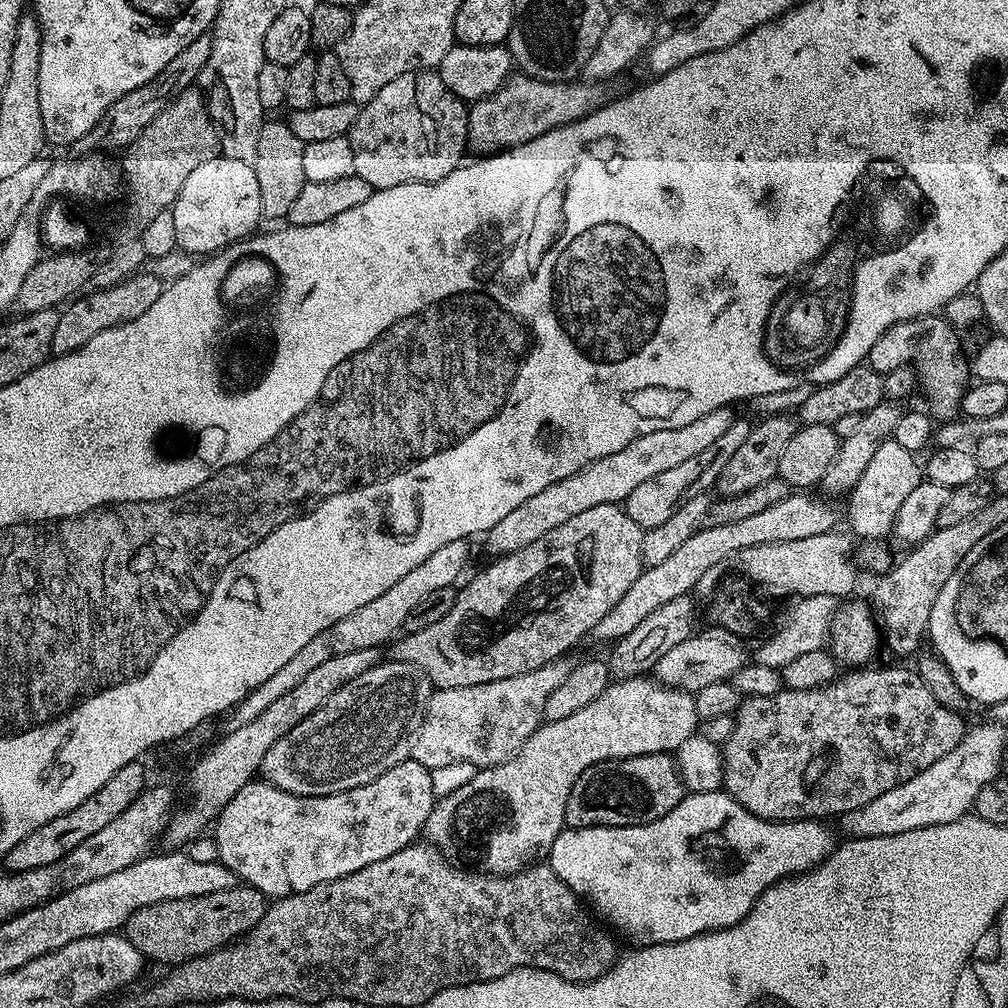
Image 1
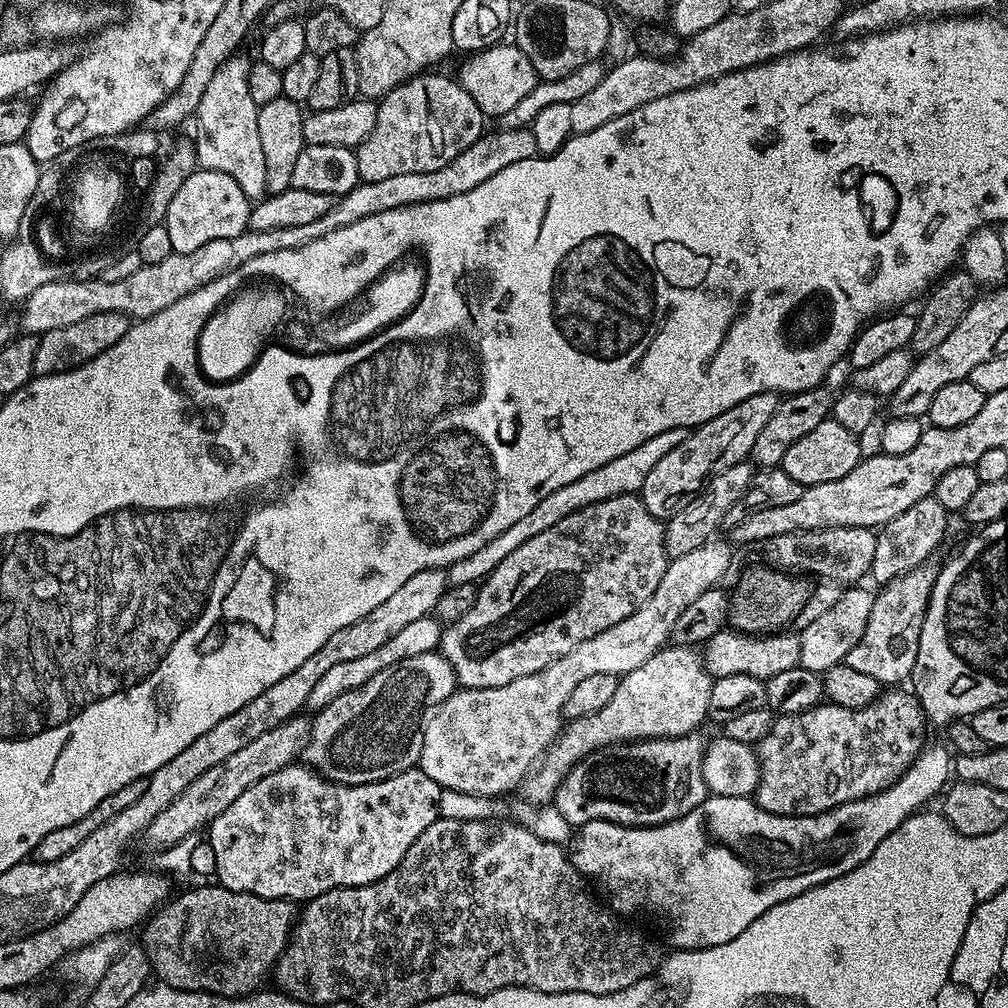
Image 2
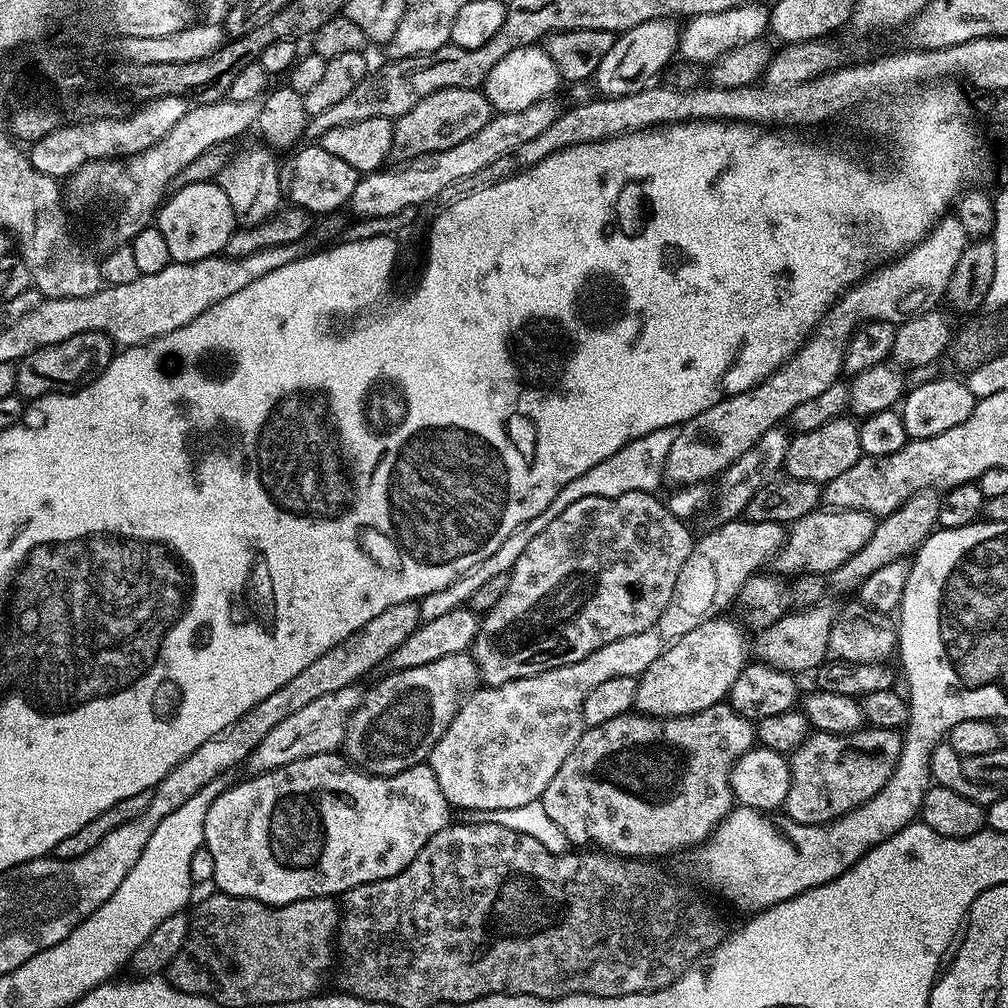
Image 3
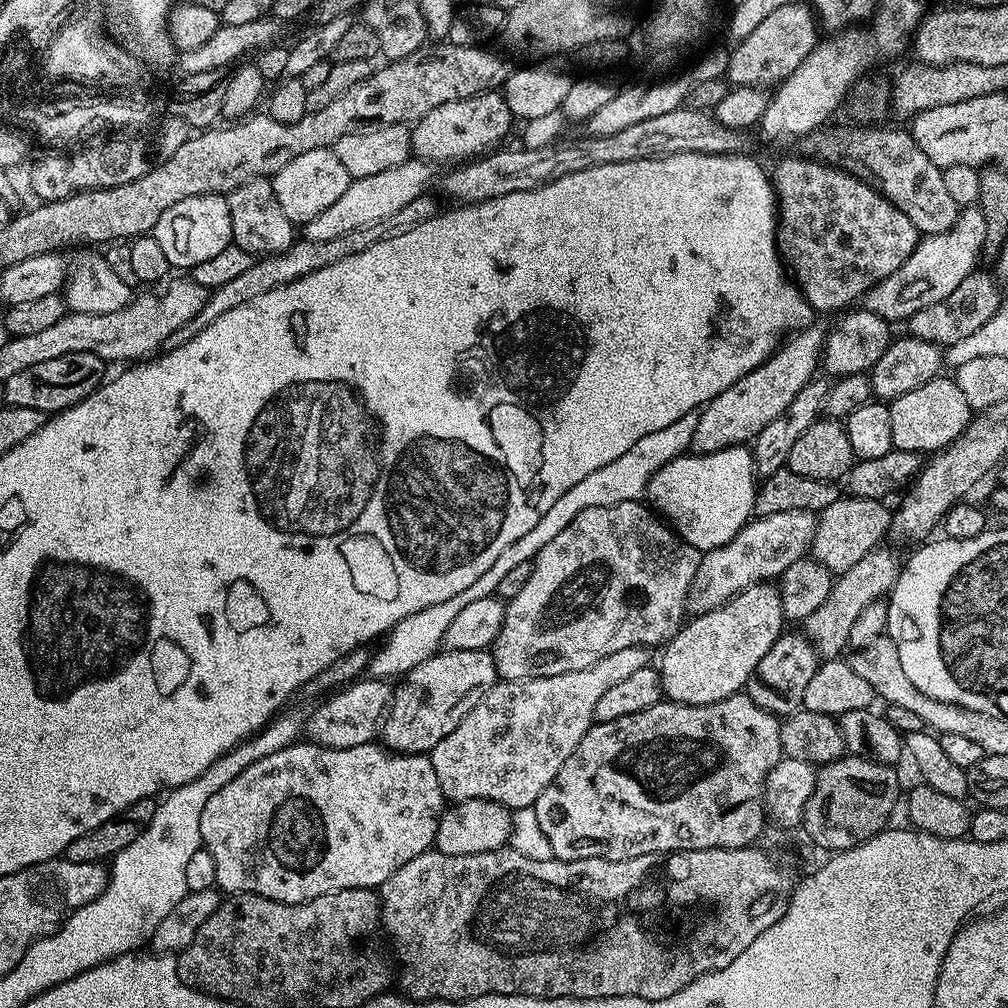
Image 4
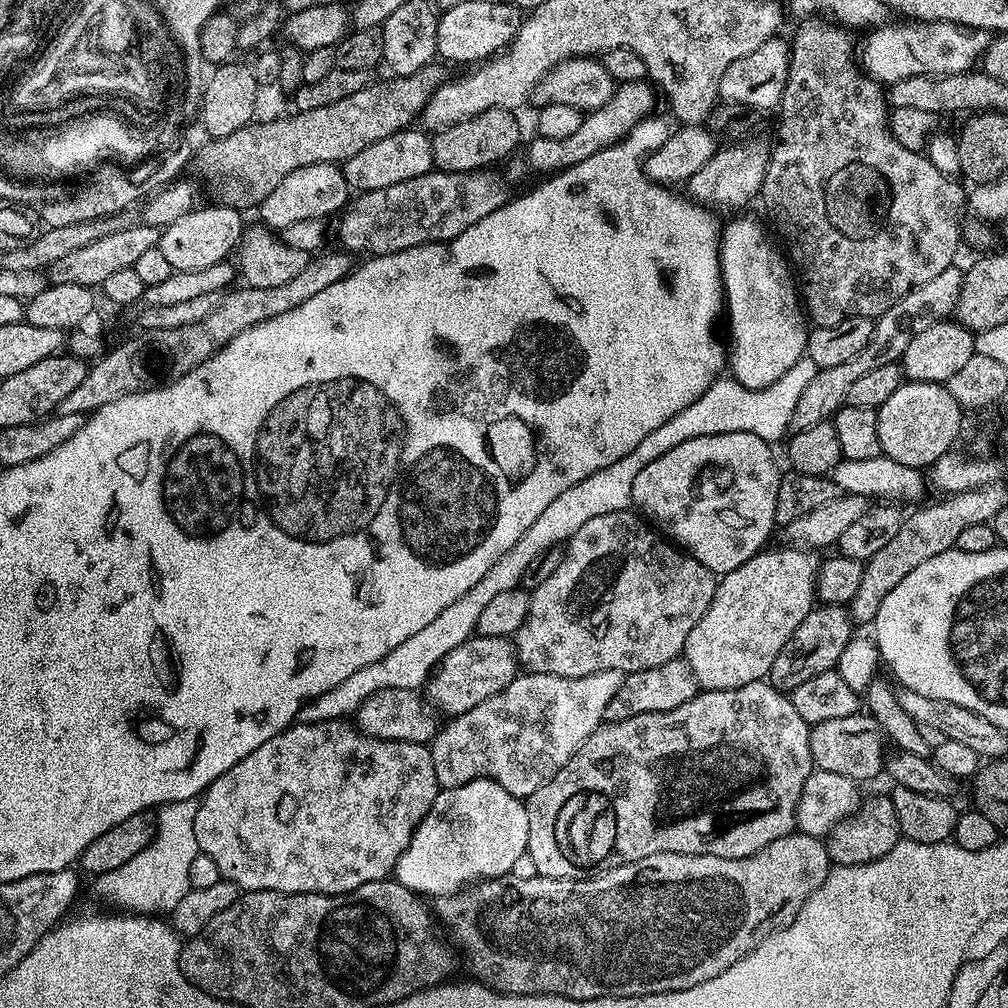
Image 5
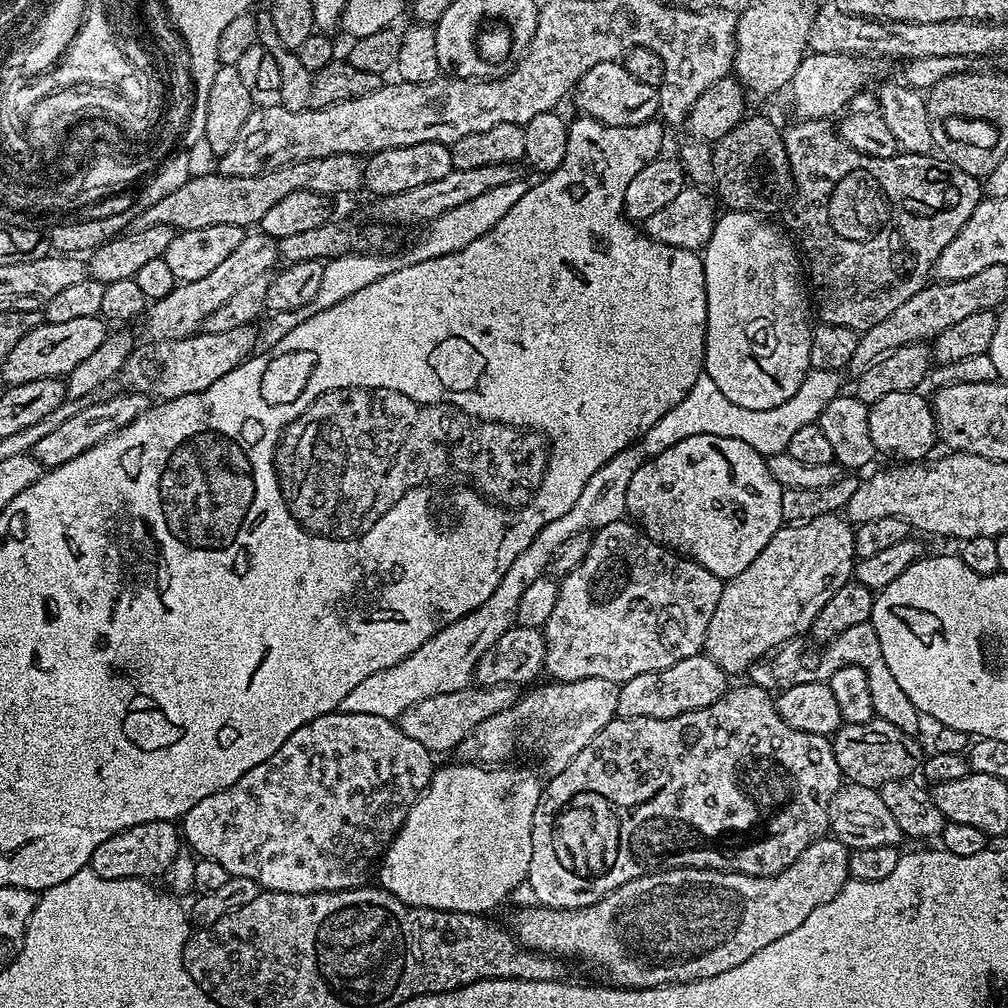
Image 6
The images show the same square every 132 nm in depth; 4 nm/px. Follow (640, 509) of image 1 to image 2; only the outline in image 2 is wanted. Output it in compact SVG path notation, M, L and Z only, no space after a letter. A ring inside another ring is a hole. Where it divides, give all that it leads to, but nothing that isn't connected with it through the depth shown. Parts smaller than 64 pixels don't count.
M775 392L754 394L754 398L746 398L746 402L730 406L730 410L722 410L718 418L710 418L710 422L691 429L684 441L674 446L670 454L664 455L656 463L654 470L650 470L646 482L642 482L638 495L646 510L650 510L654 518L666 522L674 514L678 514L678 510L685 508L699 492L709 487L713 478L722 474L722 470L745 463L752 455L754 441L762 431L762 426L770 422L770 417L780 402L781 397Z

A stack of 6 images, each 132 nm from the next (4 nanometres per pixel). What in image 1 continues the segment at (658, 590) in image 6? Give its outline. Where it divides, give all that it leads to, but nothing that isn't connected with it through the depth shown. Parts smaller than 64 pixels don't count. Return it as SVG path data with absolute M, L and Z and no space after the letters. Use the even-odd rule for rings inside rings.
M621 505L593 506L590 510L585 510L583 514L578 514L574 518L562 522L562 526L550 530L550 534L542 534L542 538L530 542L530 546L522 546L522 550L514 550L514 554L497 556L488 562L492 564L486 565L464 589L461 587L457 591L454 606L438 622L431 623L426 630L401 635L391 645L391 648L393 647L390 652L391 659L418 666L426 673L436 688L457 688L458 686L478 686L482 682L498 682L502 678L514 678L518 674L530 674L530 670L538 670L549 664L551 660L567 657L568 651L583 636L587 637L591 634L594 626L598 626L598 622L602 622L602 618L606 618L606 614L610 614L610 610L614 610L614 606L618 606L622 594L626 594L626 590L630 590L630 586L634 586L634 580L644 571L646 567L642 550L644 533L645 529L640 528L638 522L634 522L634 518L630 518L630 514L625 512Z

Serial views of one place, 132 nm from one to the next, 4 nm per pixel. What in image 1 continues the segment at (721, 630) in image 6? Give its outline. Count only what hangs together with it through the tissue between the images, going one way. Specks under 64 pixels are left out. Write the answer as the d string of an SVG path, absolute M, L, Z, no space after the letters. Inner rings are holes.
M647 675L635 676L629 680L616 680L609 683L607 690L602 694L598 694L598 698L594 698L594 702L590 702L590 706L582 706L582 710L578 710L575 714L570 714L558 722L541 723L540 727L534 730L534 734L530 734L530 738L526 738L526 742L522 747L506 762L496 764L492 768L477 770L470 782L466 782L464 786L454 790L452 794L446 794L445 797L437 799L435 806L430 810L430 818L426 818L424 823L423 839L437 848L443 856L447 856L449 861L459 862L464 866L475 866L479 871L488 873L489 876L511 876L513 872L520 872L523 868L547 857L548 852L554 846L554 838L558 838L558 834L563 832L566 827L564 815L566 814L566 802L570 798L570 790L574 786L576 779L586 770L590 770L590 766L594 766L598 762L621 760L622 758L641 756L642 754L658 754L659 752L672 754L682 746L682 742L686 742L686 738L697 735L697 732L698 717L696 714L696 698L693 693L683 692L677 688L667 688L659 680L649 678Z

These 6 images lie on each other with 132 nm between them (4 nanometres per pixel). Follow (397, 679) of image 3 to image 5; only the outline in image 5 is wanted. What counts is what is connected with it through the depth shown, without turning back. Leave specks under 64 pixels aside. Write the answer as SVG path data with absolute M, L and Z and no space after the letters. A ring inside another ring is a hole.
M473 635L471 640L462 642L436 667L435 673L426 685L426 699L437 713L445 717L461 716L466 710L474 710L478 702L486 702L486 698L494 698L498 690L510 686L510 682L518 675L516 646L506 636Z

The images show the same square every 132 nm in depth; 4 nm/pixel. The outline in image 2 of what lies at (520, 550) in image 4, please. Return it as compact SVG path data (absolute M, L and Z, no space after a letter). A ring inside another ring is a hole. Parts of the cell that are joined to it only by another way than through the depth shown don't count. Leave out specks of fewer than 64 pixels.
M683 428L660 430L658 434L654 434L654 438L644 438L642 446L634 446L634 450L622 454L622 458L614 458L614 462L606 462L606 466L598 466L598 470L590 470L590 474L582 474L582 478L578 478L578 482L570 482L570 486L562 486L562 490L554 490L554 494L546 494L546 498L542 498L542 502L538 502L538 506L534 506L534 510L530 510L530 514L524 515L518 522L513 522L507 530L502 530L502 534L496 535L491 542L486 542L486 546L474 550L474 554L451 564L446 569L449 585L476 584L483 581L484 577L490 575L494 570L494 566L498 566L498 562L503 562L510 554L514 554L514 550L518 550L518 546L522 546L522 542L530 542L530 538L534 538L534 534L542 534L542 530L550 530L554 526L554 522L562 522L562 518L566 518L566 514L574 514L578 510L582 510L594 502L602 502L606 498L618 498L639 493L642 482L646 482L646 477L650 475L650 470L654 470L656 463L664 455L670 454L670 450L674 450L674 446L682 443L685 435L686 432Z

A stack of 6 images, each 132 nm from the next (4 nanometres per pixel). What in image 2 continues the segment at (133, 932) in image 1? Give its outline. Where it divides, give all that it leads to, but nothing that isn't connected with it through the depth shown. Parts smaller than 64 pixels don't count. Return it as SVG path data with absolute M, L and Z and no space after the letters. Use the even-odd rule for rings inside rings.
M216 882L205 884L208 884L205 888L192 888L189 892L182 893L177 900L175 898L171 899L143 925L144 940L142 940L142 946L147 949L148 956L151 958L155 979L161 984L177 988L178 990L186 990L187 992L209 992L215 996L226 996L229 998L234 996L250 996L263 985L260 983L263 982L264 975L267 972L269 975L275 969L276 963L280 960L280 955L287 948L288 942L292 938L292 930L298 915L297 905L291 900L267 900L249 892L235 892L229 888L221 888L219 883Z

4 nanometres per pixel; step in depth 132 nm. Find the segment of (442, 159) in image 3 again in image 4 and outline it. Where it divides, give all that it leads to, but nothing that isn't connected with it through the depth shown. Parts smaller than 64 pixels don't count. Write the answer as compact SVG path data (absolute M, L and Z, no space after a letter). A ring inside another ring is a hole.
M410 158L402 166L392 166L390 170L370 174L370 178L349 179L346 191L328 209L322 210L318 218L310 218L310 222L303 224L303 239L310 242L333 241L339 235L364 230L368 226L374 226L375 223L393 217L402 207L425 195L427 188L424 187L431 182L432 172L433 165L427 160Z

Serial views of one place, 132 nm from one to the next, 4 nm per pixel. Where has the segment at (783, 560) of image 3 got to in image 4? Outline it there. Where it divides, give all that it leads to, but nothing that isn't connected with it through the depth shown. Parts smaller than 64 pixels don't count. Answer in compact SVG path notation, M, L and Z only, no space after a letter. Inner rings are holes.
M851 494L841 495L839 500L830 502L816 518L816 529L810 549L811 559L817 560L826 570L839 574L850 570L850 566L862 562L866 554L881 547L889 535L893 509L884 505L883 499L871 500Z

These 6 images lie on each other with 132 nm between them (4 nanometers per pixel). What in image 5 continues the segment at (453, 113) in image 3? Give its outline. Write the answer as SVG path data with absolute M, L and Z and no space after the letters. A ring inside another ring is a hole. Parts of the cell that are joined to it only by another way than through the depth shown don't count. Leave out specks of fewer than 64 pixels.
M495 108L466 118L466 122L439 129L432 136L435 167L442 172L478 172L496 166L492 164L506 159L516 147L521 147L520 124L516 116L515 111Z

